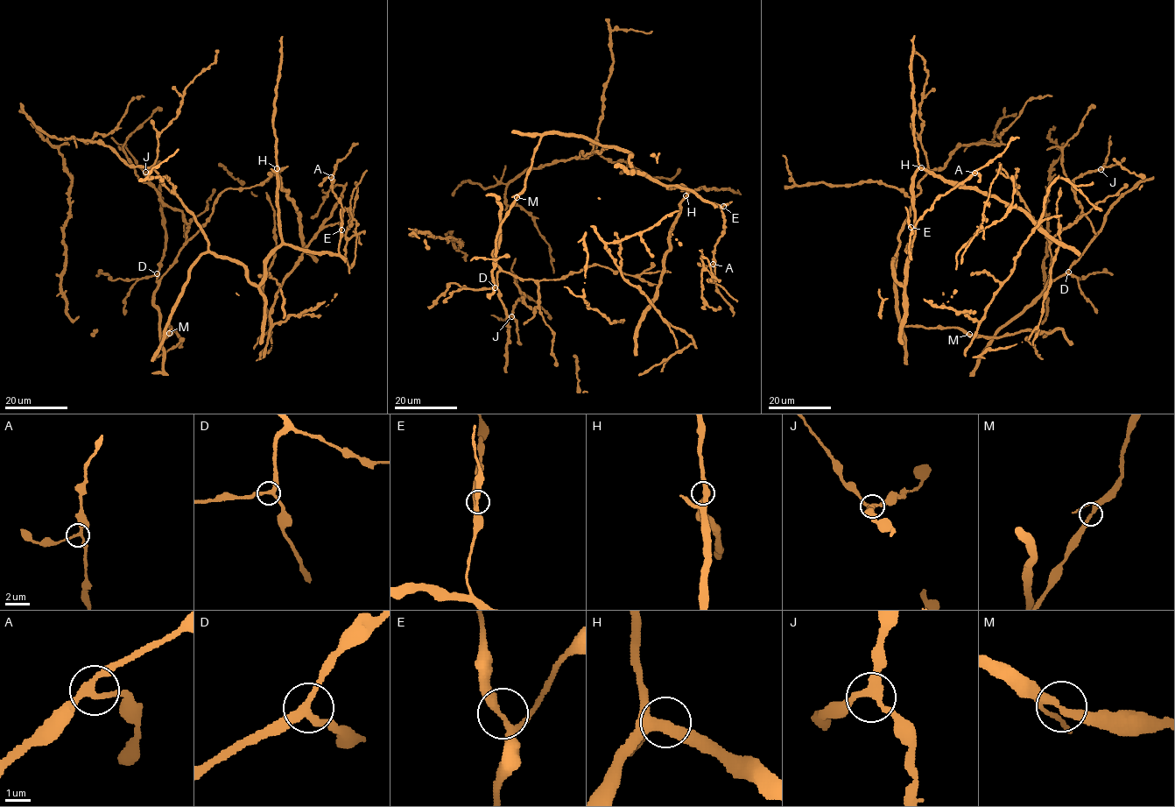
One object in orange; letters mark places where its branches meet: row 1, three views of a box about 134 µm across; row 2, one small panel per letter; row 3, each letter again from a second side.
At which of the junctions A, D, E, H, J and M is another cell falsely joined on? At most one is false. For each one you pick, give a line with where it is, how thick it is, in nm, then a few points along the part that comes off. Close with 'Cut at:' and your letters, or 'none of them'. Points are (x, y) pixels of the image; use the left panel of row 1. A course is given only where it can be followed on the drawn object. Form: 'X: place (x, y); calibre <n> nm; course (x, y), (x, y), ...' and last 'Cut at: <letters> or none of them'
Cut at: none of them

